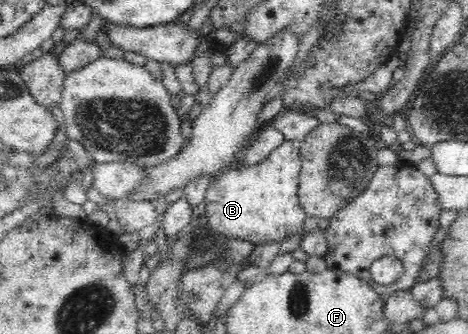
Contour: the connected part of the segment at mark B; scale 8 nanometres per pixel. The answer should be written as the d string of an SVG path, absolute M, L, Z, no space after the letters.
M286 141L272 153L268 154L256 165L234 165L228 168L218 179L213 180L207 187L205 195L205 211L208 226L223 237L245 239L254 244L284 241L303 229L307 215L300 205L298 197L298 184L301 174L301 155L299 144Z

